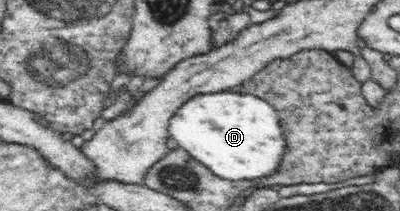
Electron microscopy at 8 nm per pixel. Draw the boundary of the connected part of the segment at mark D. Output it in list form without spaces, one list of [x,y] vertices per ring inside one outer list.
[[[221,91],[197,94],[170,118],[168,136],[206,166],[217,178],[241,181],[276,174],[279,160],[286,153],[285,136],[281,134],[278,112],[257,95]]]

